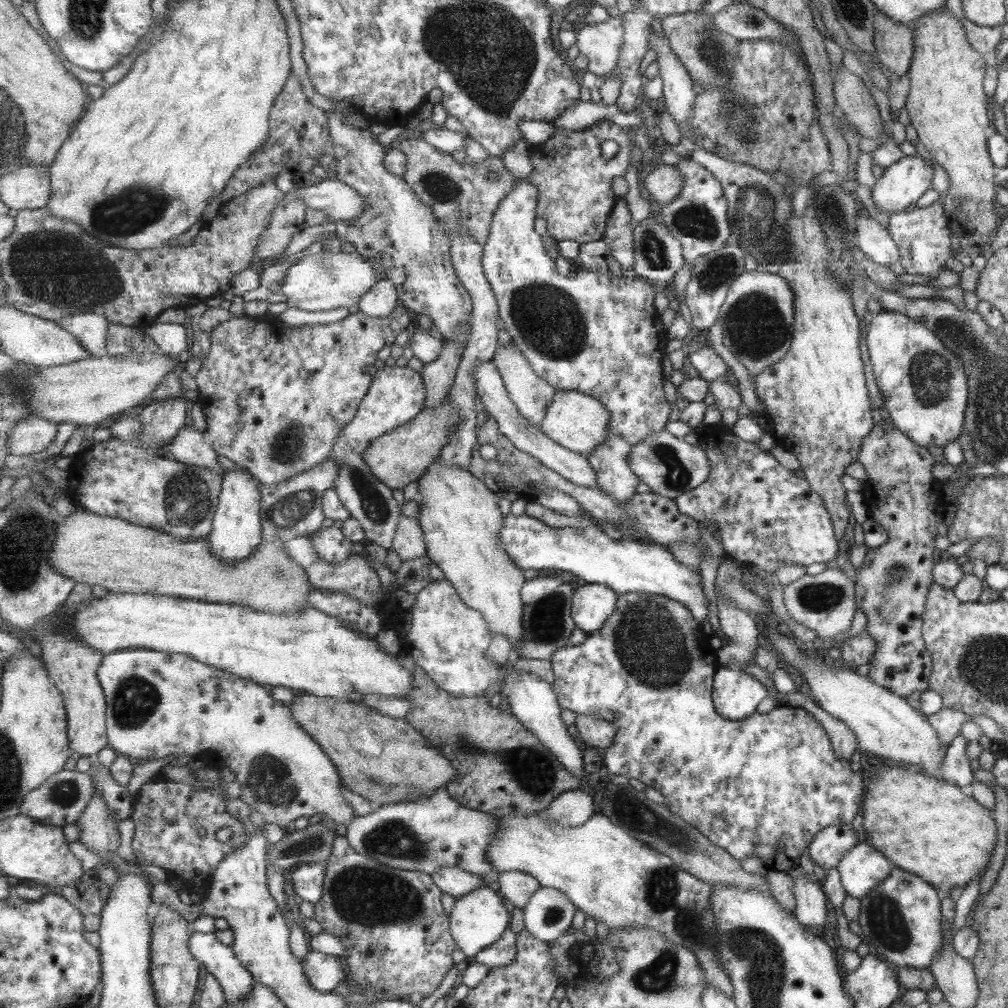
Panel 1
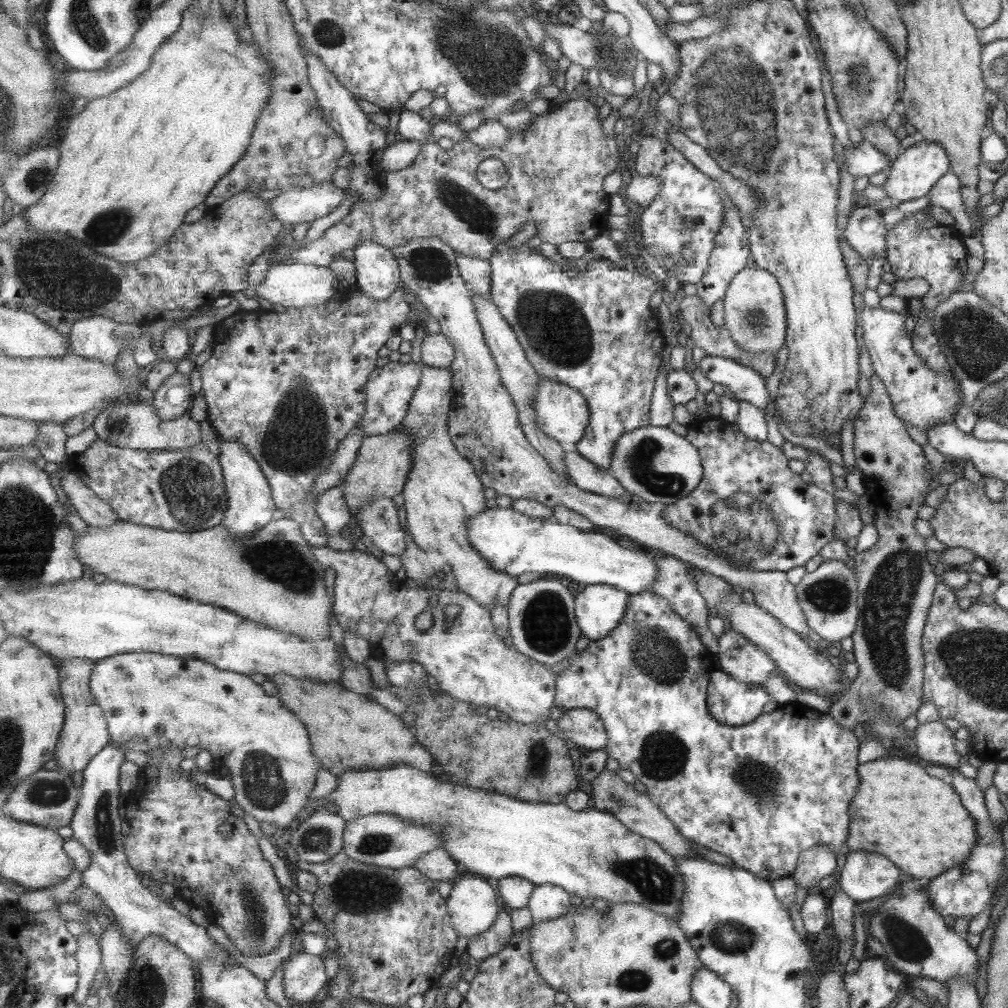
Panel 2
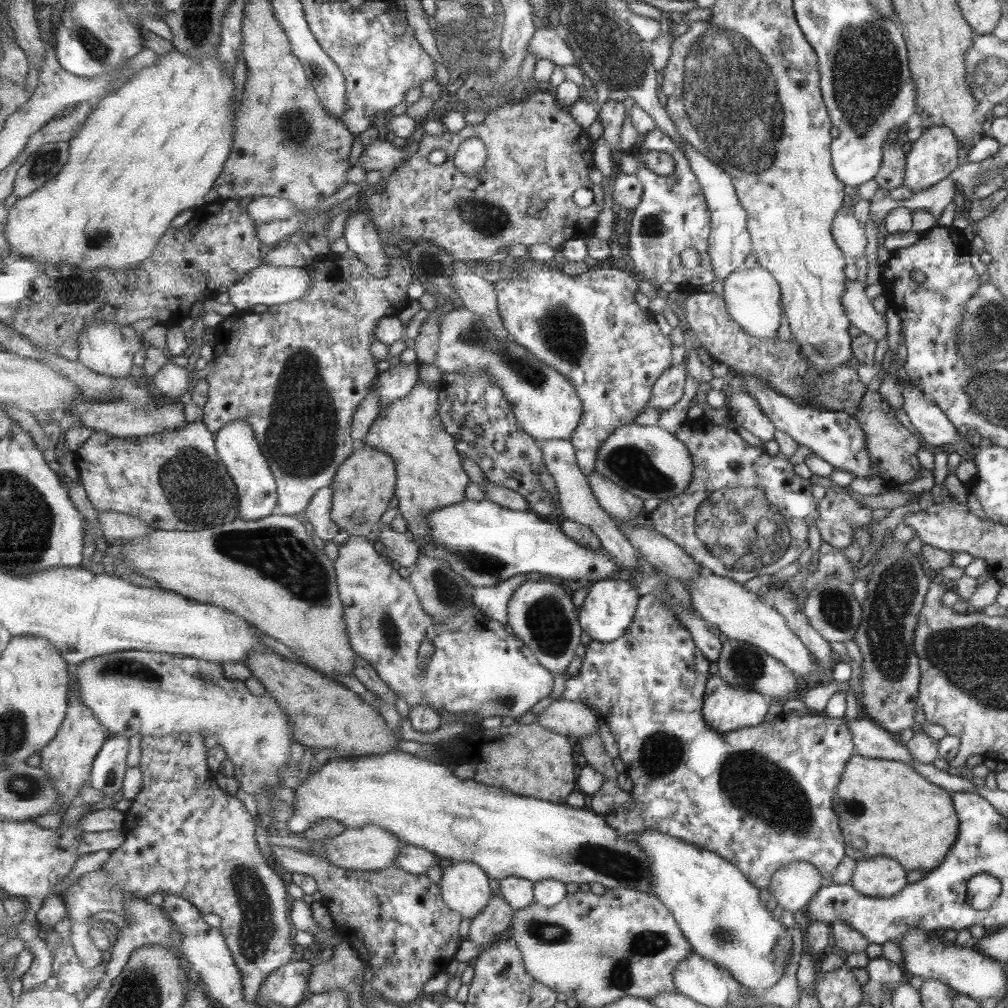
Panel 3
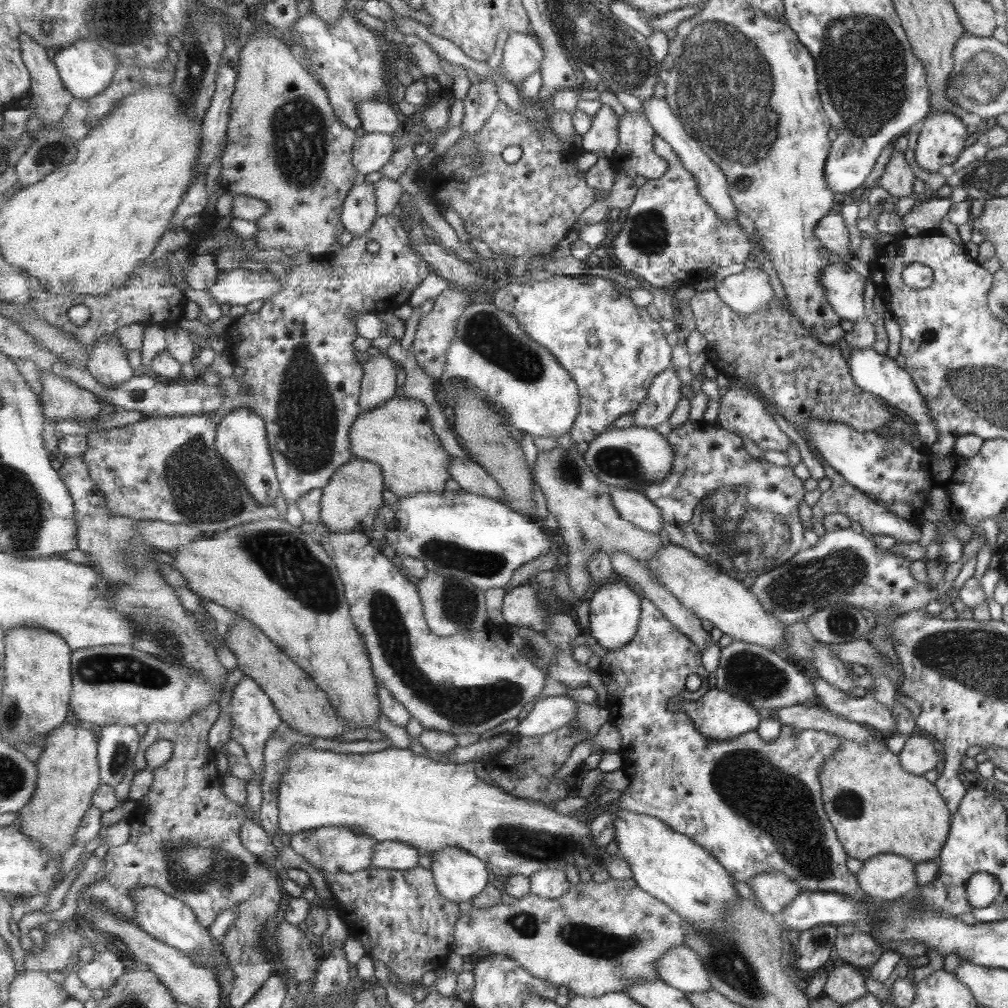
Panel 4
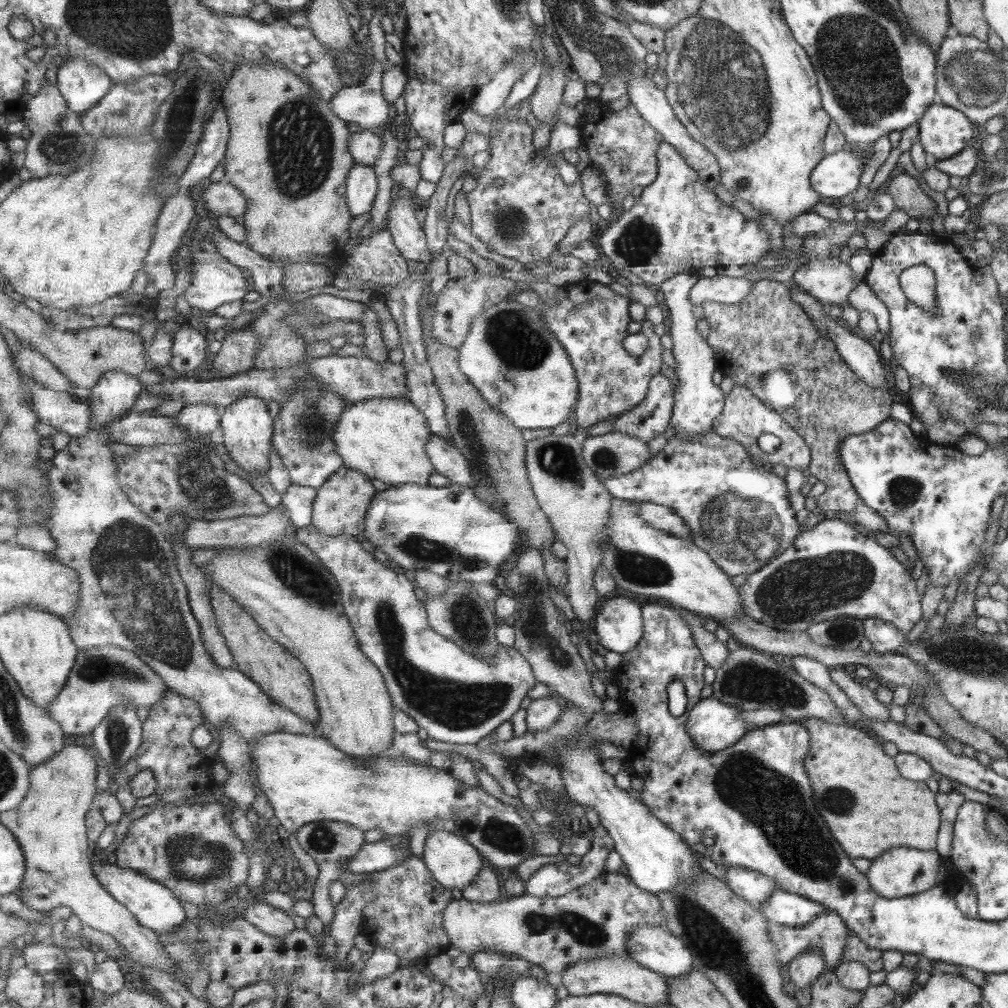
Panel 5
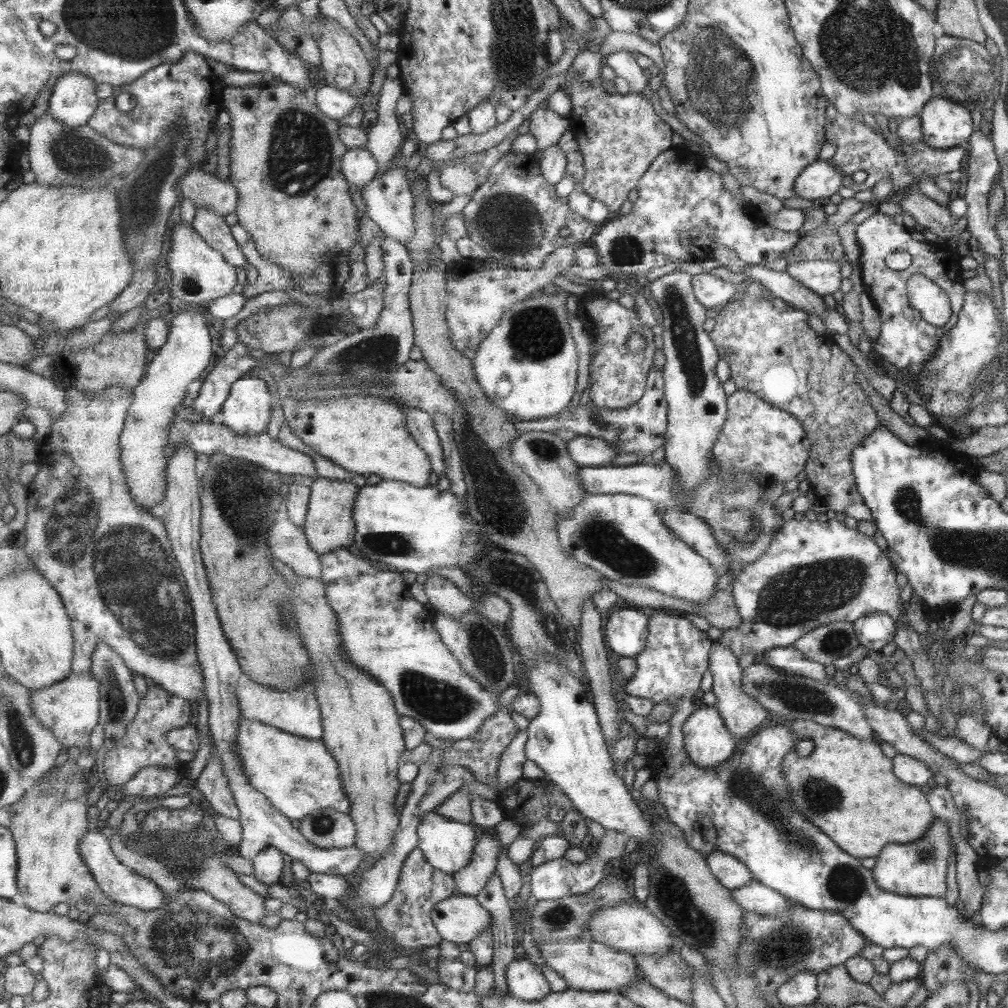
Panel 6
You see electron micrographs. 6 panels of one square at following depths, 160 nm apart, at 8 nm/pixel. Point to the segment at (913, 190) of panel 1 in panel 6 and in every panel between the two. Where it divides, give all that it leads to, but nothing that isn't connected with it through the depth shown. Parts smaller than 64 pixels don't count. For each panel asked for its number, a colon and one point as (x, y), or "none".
2: (911, 175)
3: (933, 156)
4: (942, 137)
5: (943, 132)
6: (944, 124)

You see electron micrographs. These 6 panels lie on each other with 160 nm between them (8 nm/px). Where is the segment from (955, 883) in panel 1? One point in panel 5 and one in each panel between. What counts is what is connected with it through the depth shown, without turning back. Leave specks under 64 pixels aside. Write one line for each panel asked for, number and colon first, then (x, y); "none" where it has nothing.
2: (915, 820)
3: (875, 798)
4: (857, 773)
5: (864, 799)

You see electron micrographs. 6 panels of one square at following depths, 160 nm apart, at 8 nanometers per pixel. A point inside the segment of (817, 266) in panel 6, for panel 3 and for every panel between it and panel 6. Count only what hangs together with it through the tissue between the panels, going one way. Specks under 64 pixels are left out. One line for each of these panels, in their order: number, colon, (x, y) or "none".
3: (858, 308)
4: (843, 287)
5: (829, 282)

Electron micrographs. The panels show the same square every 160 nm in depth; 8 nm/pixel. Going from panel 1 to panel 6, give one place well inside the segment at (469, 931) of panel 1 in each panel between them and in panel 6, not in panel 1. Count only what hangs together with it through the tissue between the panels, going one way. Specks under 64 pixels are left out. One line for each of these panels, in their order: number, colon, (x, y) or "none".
2: (474, 905)
3: (466, 888)
4: (460, 876)
5: (455, 862)
6: (449, 845)

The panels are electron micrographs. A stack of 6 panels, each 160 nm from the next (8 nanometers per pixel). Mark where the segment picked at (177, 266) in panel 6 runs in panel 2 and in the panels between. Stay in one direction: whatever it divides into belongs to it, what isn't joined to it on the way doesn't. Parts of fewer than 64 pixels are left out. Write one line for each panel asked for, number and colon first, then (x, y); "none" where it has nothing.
2: (299, 285)
3: (270, 285)
4: (238, 287)
5: (216, 280)

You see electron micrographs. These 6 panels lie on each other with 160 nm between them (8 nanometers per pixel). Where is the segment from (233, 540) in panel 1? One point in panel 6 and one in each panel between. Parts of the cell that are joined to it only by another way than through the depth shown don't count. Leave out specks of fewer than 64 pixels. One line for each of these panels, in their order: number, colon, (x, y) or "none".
2: (252, 506)
3: (238, 446)
4: (242, 438)
5: (248, 428)
6: (247, 411)

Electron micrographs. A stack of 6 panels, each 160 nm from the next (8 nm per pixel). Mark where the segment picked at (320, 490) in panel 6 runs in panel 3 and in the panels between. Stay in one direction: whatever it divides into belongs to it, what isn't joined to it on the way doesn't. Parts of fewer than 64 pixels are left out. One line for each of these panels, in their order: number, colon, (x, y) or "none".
3: (364, 484)
4: (350, 502)
5: (341, 507)

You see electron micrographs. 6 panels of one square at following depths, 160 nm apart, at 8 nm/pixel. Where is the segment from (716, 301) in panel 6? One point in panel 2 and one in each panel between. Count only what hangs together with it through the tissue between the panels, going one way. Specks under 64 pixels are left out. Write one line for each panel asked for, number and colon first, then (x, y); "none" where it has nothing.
2: (754, 314)
3: (752, 296)
4: (748, 291)
5: (720, 289)

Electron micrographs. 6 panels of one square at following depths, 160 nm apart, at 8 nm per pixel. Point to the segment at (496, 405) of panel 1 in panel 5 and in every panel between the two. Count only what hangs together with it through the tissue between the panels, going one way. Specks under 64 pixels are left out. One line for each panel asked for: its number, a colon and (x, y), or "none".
2: (586, 475)
3: (622, 504)
4: (634, 506)
5: (665, 518)

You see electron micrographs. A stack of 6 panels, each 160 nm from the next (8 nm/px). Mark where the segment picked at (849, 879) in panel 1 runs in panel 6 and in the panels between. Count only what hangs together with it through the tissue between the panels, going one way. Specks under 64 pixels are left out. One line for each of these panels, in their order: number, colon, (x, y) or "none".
2: (865, 876)
3: (879, 876)
4: (885, 878)
5: (899, 872)
6: (917, 869)

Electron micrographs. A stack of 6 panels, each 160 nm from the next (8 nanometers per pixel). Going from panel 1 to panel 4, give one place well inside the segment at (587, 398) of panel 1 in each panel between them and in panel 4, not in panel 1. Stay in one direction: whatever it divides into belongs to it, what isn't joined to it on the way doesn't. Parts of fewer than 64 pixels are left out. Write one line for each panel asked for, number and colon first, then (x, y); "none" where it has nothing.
2: (563, 413)
3: (547, 406)
4: (523, 380)

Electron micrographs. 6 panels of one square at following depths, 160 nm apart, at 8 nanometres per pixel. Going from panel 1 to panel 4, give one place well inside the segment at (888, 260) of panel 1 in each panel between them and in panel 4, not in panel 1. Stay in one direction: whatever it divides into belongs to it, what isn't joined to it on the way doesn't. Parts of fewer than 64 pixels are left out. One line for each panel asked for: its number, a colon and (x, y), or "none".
2: (864, 232)
3: (849, 236)
4: (832, 234)

